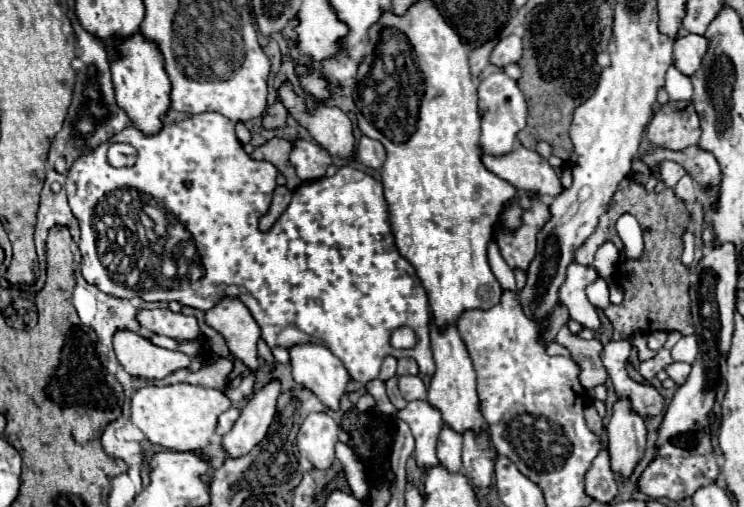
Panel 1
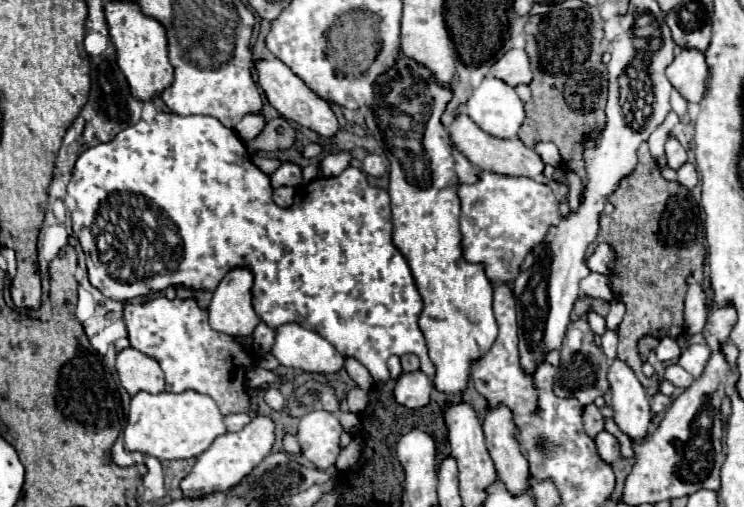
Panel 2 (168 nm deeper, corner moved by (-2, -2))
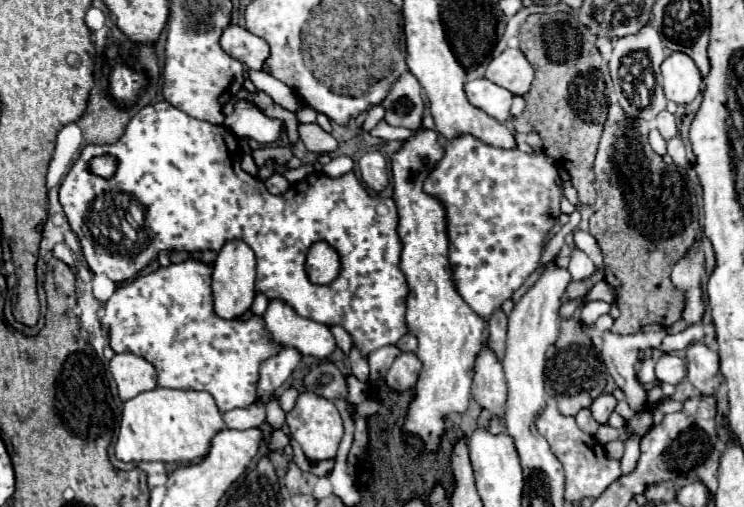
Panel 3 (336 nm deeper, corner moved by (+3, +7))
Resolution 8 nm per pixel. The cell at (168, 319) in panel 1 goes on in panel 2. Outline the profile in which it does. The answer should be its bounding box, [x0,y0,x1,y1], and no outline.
[124,298,252,414]

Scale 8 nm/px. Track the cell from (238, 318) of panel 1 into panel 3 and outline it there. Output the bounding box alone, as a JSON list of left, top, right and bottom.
[213,239,255,319]

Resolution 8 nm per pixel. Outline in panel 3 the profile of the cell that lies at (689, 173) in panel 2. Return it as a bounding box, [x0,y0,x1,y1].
[667,137,687,167]

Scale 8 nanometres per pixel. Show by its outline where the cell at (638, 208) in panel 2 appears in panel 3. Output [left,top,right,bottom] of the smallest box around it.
[589,103,701,335]

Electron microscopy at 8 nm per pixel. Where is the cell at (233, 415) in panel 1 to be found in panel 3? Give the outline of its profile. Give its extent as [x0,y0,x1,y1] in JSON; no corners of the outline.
[223,403,265,429]

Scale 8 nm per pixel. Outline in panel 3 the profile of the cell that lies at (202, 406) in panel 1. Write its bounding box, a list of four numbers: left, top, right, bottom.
[115,389,225,463]

